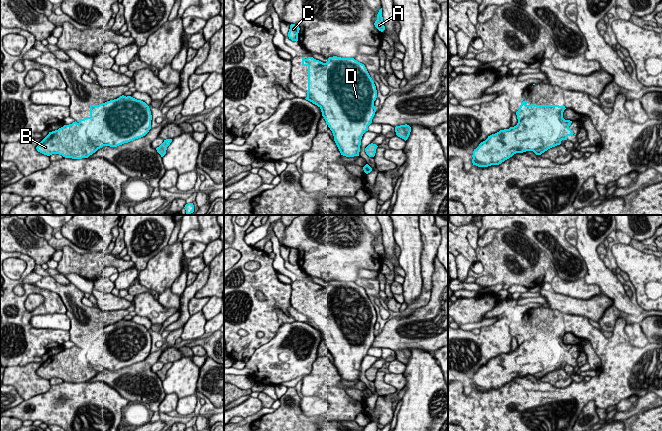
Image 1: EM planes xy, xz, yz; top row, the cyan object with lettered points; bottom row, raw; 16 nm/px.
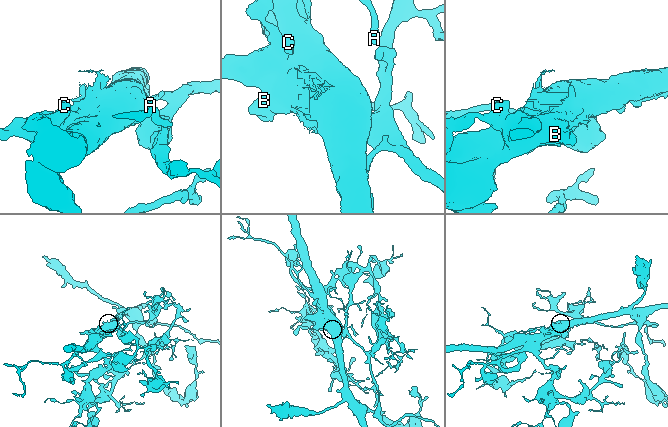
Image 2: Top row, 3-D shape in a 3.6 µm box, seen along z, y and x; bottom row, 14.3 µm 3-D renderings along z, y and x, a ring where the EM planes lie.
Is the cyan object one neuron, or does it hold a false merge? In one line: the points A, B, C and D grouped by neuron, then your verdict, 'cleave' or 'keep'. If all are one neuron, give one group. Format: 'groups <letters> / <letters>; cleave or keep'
groups A B C / D; cleave

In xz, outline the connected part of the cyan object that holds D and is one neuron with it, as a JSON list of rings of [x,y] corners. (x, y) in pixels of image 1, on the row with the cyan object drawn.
[[[329,57],[326,63],[316,68],[316,74],[317,84],[323,94],[315,99],[322,109],[322,116],[333,133],[341,155],[359,156],[362,136],[368,131],[376,112],[374,101],[377,90],[374,81],[365,65],[354,58]]]

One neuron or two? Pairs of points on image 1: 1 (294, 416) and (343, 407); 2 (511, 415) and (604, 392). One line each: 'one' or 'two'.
1: two
2: one

